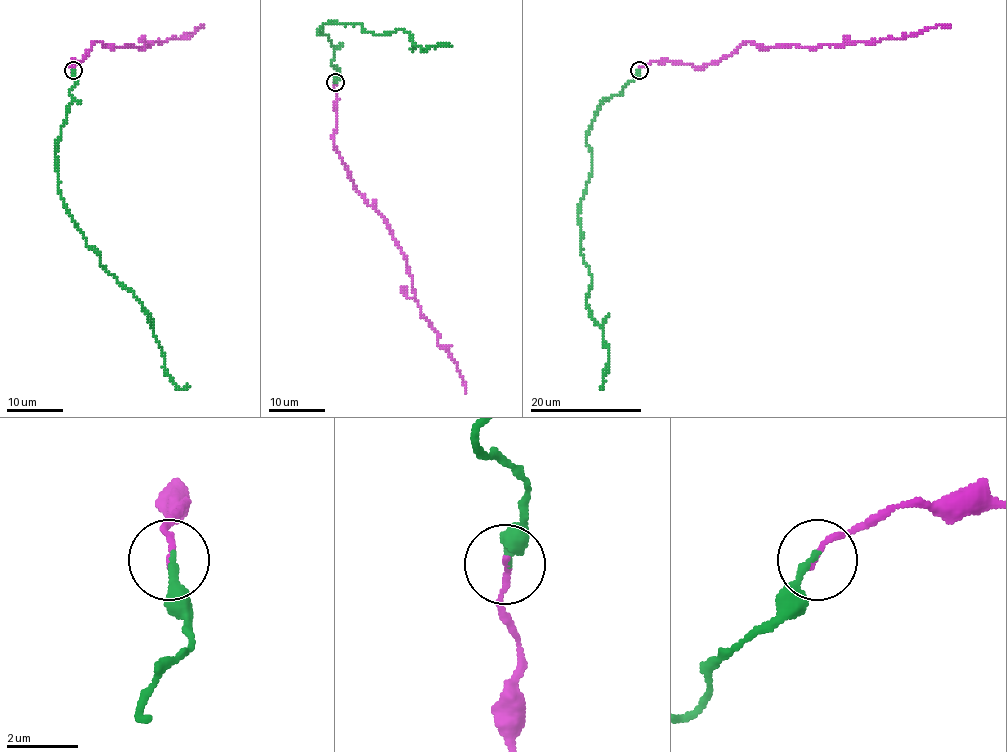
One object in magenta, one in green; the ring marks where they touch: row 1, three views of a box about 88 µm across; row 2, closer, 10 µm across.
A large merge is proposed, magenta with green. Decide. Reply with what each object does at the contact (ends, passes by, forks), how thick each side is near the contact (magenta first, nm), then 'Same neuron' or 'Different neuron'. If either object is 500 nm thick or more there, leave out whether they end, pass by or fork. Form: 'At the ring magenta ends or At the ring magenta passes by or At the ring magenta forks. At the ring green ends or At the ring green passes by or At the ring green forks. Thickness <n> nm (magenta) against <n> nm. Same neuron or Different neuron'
At the ring magenta ends. At the ring green ends. Thickness 150 nm (magenta) against 220 nm. Same neuron

